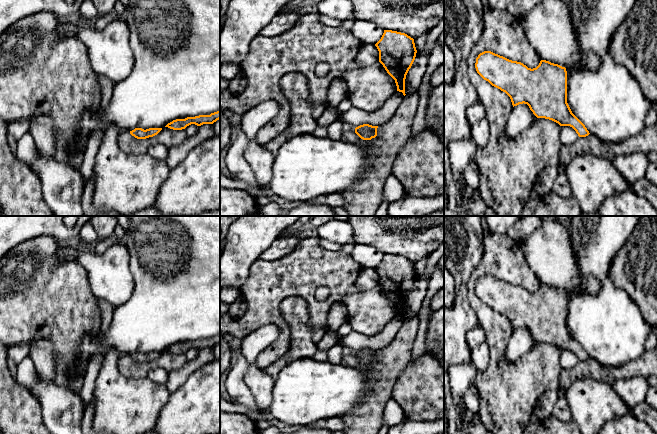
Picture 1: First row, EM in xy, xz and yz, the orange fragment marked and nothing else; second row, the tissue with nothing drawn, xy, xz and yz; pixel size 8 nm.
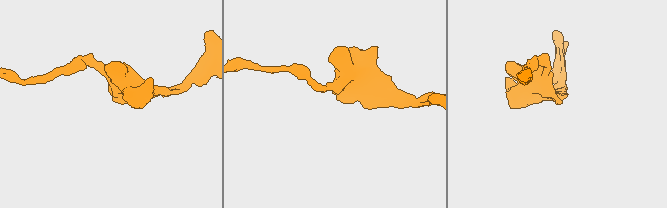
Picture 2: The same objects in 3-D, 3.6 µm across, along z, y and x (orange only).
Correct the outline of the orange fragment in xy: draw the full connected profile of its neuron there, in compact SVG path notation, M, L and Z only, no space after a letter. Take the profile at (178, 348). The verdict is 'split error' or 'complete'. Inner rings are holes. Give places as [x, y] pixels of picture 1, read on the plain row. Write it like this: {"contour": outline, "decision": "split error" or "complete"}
{"contour": "M220 335L211 337L210 339L199 339L195 341L187 341L185 343L176 343L168 347L165 351L173 354L182 354L191 348L201 350L203 348L213 348L220 343Z", "decision": "complete"}

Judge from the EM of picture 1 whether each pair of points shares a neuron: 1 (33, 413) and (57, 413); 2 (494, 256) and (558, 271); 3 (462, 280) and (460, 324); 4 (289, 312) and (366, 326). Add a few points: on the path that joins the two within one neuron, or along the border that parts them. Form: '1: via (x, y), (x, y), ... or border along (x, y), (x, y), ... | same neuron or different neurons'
1: border along (31, 392), (40, 404), (41, 418), (44, 423) | different neurons
2: border along (520, 242), (520, 247), (527, 263), (541, 283) | different neurons
3: via (461, 291), (461, 313) | same neuron
4: border along (296, 296), (306, 303), (313, 339) | different neurons

